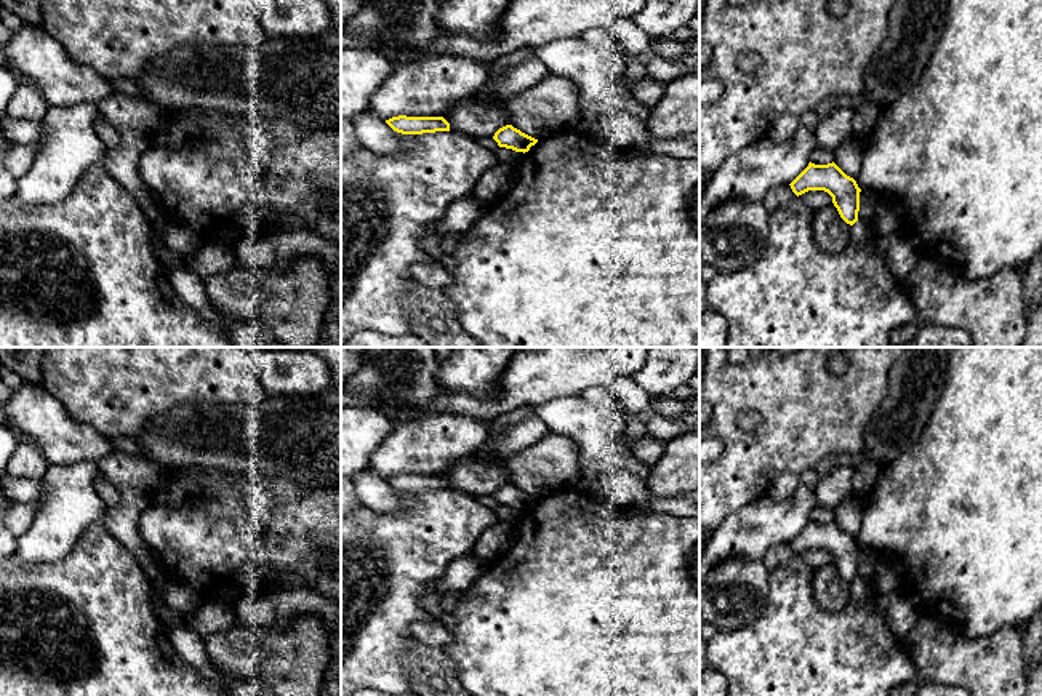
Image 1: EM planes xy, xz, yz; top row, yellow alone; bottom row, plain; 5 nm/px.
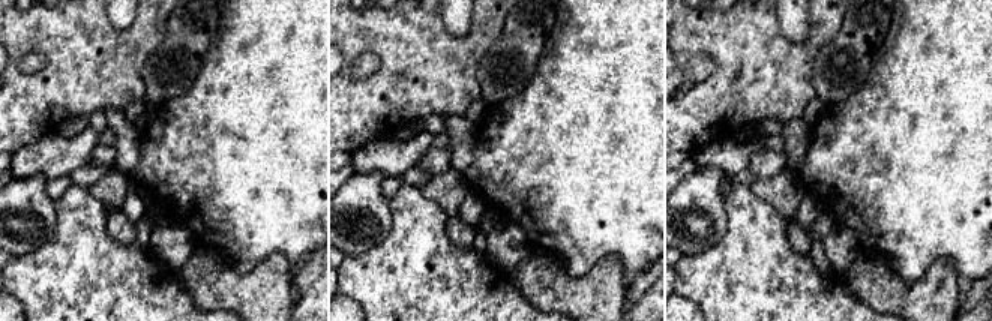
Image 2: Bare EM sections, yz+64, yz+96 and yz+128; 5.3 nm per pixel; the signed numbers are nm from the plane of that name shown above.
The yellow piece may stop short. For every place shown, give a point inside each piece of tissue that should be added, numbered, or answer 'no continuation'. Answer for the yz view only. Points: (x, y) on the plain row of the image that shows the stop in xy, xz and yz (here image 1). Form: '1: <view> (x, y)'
no continuation

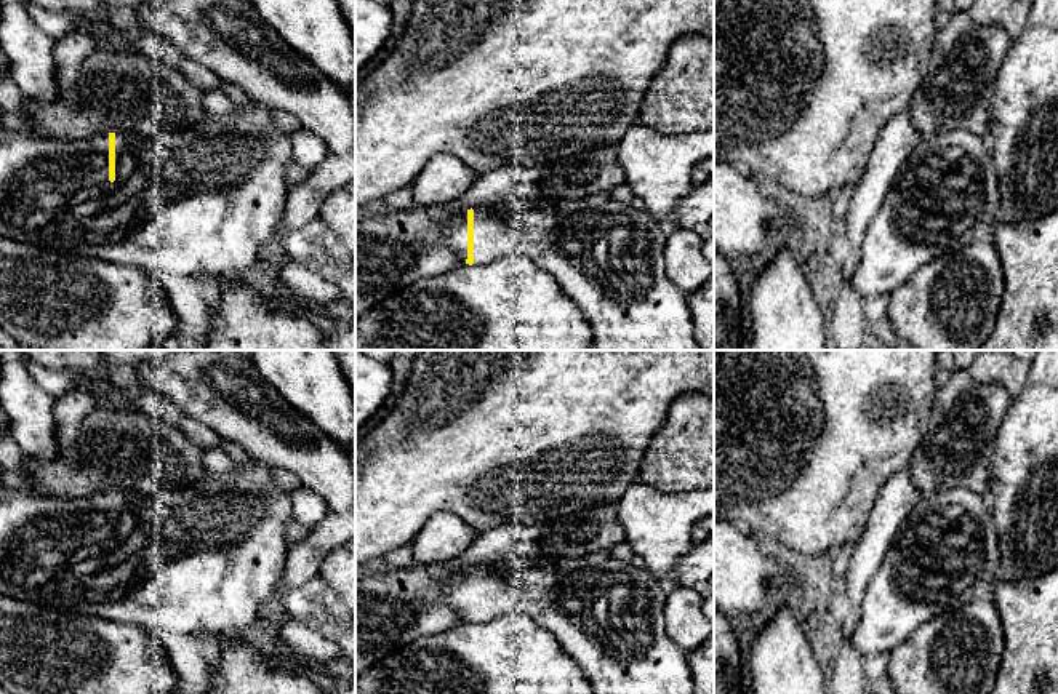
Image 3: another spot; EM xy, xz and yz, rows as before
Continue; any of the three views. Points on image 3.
1: xy (205, 557)

